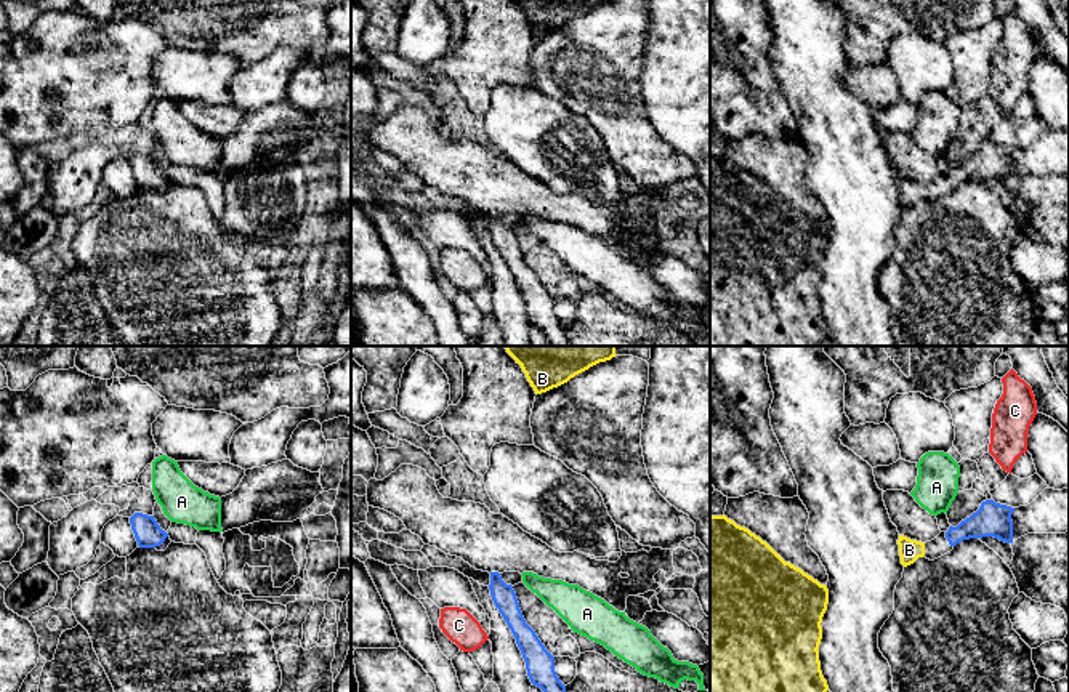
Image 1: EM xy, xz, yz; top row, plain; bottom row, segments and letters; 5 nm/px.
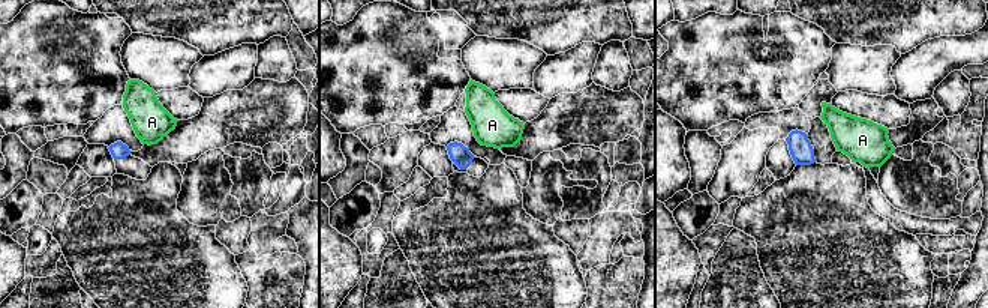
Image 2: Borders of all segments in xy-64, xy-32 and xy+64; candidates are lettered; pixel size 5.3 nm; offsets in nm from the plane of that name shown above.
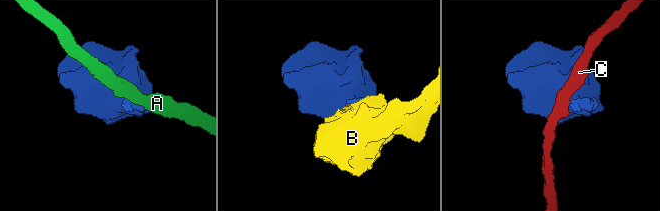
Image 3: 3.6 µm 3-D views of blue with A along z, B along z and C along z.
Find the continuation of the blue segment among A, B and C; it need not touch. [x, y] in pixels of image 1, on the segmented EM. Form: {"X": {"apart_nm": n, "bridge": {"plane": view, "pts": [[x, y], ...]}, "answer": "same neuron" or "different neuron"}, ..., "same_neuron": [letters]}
{"A": {"apart_nm": 60, "bridge": {"plane": "xy", "pts": [[156, 521], [164, 513]]}, "answer": "different neuron"}, "B": {"apart_nm": 120, "bridge": {"plane": "yz", "pts": [[946, 537], [923, 543]]}, "answer": "same neuron"}, "C": {"apart_nm": 110, "bridge": {"plane": "xz", "pts": [[504, 619], [486, 633]]}, "answer": "different neuron"}, "same_neuron": ["B"]}

